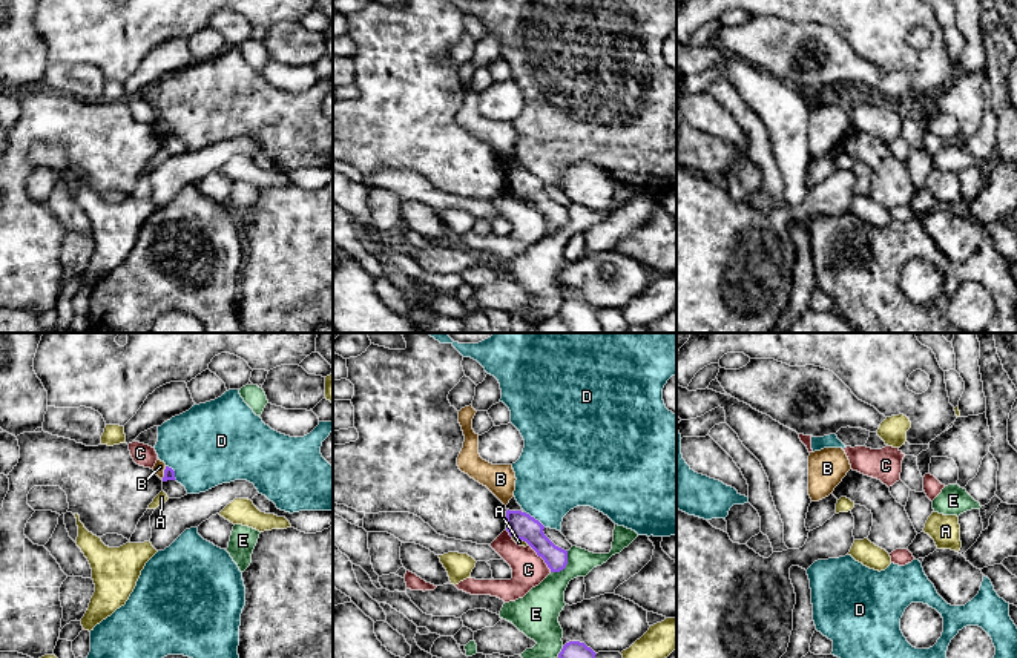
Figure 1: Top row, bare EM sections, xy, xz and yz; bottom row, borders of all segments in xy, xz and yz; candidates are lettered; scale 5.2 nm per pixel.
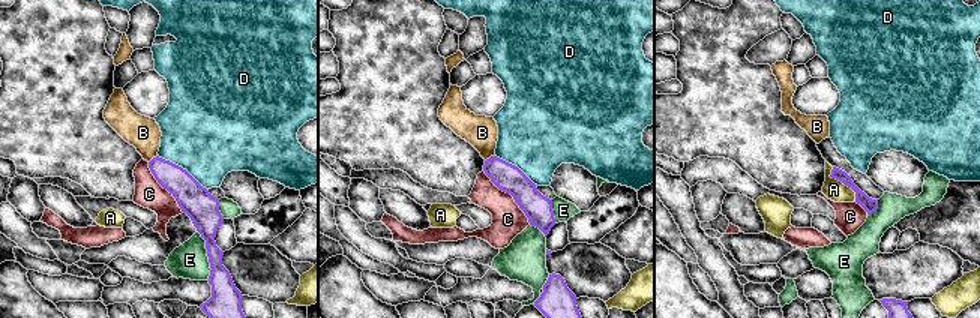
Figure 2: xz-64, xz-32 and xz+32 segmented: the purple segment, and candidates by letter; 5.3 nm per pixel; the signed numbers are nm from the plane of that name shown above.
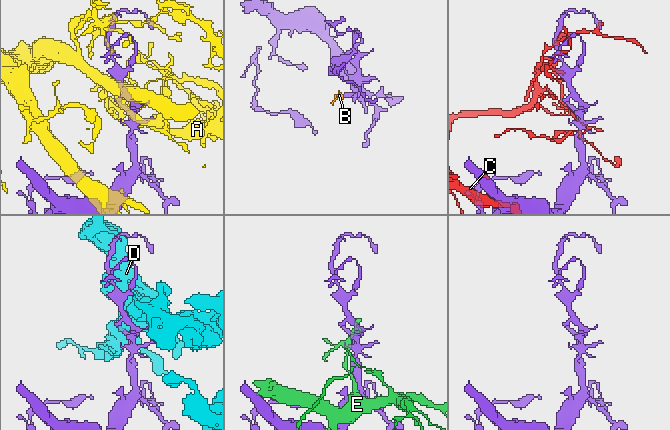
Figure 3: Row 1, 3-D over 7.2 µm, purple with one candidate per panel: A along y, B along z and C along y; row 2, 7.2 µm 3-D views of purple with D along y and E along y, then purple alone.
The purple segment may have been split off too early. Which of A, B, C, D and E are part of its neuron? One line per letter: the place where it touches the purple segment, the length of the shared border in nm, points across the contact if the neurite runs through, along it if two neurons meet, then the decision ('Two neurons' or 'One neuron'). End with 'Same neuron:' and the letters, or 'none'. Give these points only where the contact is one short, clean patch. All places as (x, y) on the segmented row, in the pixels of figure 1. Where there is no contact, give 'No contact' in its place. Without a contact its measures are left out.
A: Touches purple at xz (522, 539). Shared border 110 nm. Two neurons
B: Touches purple at xy (164, 473). Shared border 80 nm. Boundary: xy (166, 467), (161, 479). Two neurons
C: Touches purple at xz (542, 557). Shared border 180 nm. Two neurons
D: Touches purple at xz (534, 519). Shared border 140 nm. Boundary: xz (525, 511), (545, 526). Two neurons
E: Touches purple at xz (565, 566). Shared border 150 nm. Two neurons
Same neuron: none

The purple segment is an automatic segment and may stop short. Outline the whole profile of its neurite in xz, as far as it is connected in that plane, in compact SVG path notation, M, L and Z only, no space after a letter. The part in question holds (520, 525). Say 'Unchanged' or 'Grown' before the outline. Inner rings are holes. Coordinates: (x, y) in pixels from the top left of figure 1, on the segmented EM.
Unchanged. M506 511L506 531L511 537L526 541L545 560L551 572L568 564L568 551L555 546L543 532L545 526L522 511Z

